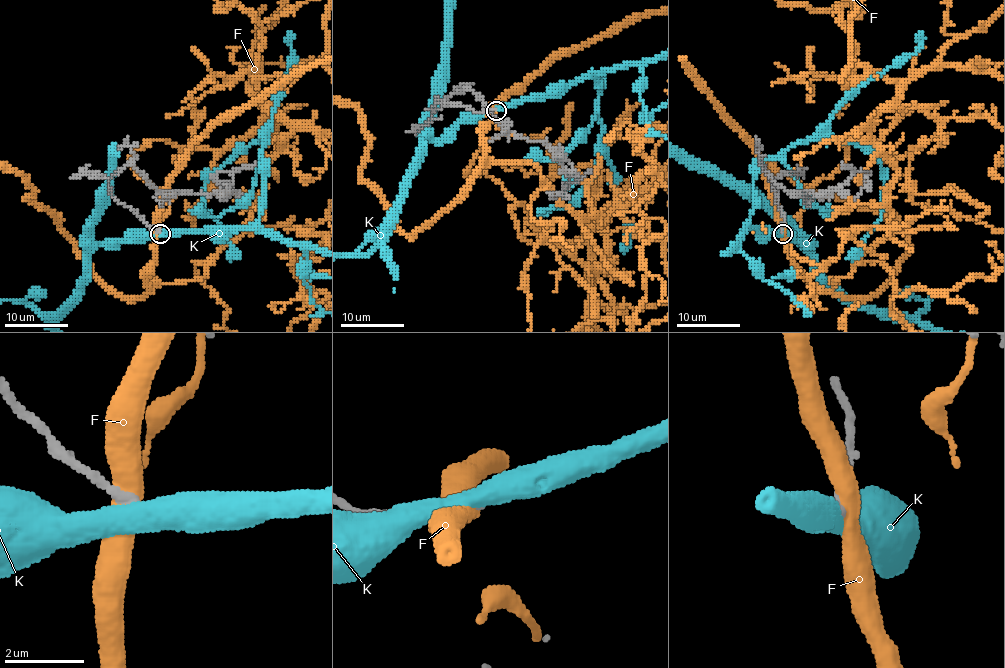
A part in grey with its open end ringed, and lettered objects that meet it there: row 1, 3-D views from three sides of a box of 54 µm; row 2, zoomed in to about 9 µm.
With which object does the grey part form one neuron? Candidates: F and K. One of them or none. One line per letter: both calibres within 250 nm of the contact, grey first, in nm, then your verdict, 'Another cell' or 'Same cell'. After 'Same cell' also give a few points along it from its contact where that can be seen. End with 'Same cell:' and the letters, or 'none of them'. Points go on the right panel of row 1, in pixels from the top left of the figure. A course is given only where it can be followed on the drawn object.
F: Thickness 240 nm (grey) against 500 nm. Another cell
K: Thickness 200 nm (grey) against 550 nm. Another cell
Same cell: none of them

